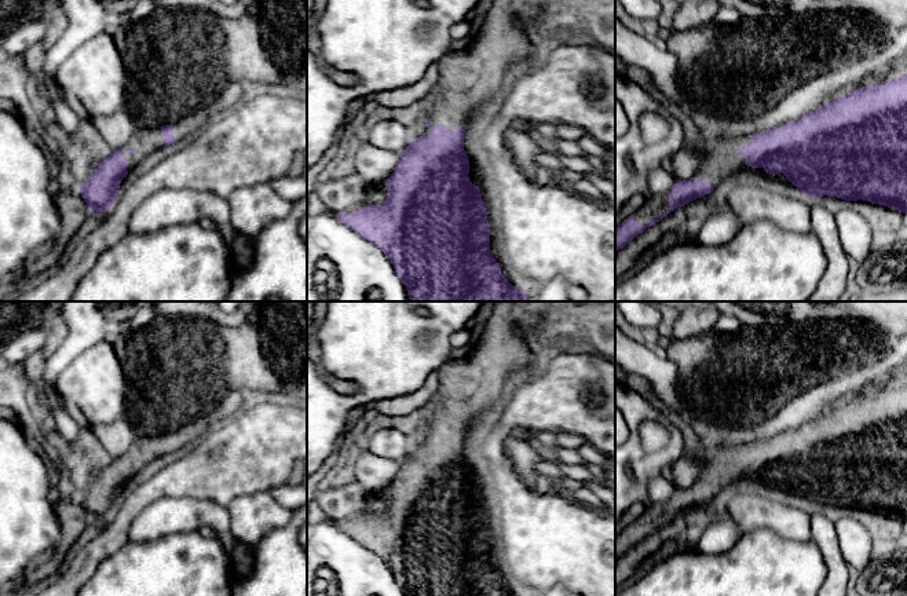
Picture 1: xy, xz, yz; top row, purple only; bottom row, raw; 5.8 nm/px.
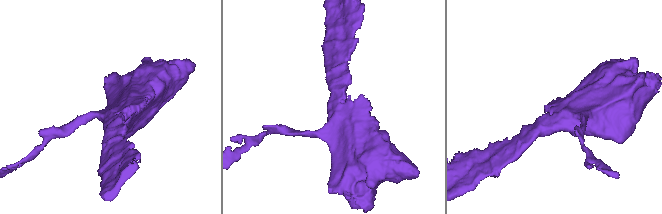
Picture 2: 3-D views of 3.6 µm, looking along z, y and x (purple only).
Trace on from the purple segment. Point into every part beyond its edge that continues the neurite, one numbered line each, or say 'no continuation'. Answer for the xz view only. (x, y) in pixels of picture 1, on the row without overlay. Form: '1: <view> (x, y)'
1: xz (474, 380)

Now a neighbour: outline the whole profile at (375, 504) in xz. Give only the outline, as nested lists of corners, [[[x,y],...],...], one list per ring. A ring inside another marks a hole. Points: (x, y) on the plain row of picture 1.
[[[385,491],[378,497],[367,497],[366,507],[361,512],[361,515],[369,513],[381,513],[387,508],[387,497]]]

